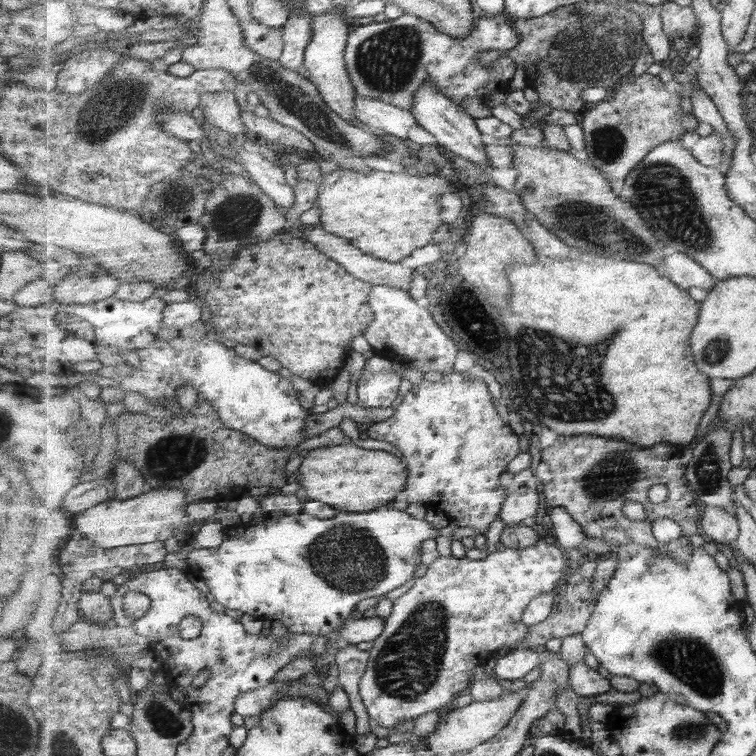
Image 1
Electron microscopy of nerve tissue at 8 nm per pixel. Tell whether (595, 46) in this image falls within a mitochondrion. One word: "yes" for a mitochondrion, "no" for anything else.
yes

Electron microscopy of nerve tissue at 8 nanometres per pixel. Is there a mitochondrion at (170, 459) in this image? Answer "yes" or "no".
yes

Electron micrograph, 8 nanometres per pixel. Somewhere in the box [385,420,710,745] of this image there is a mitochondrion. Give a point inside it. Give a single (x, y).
(613, 476)

